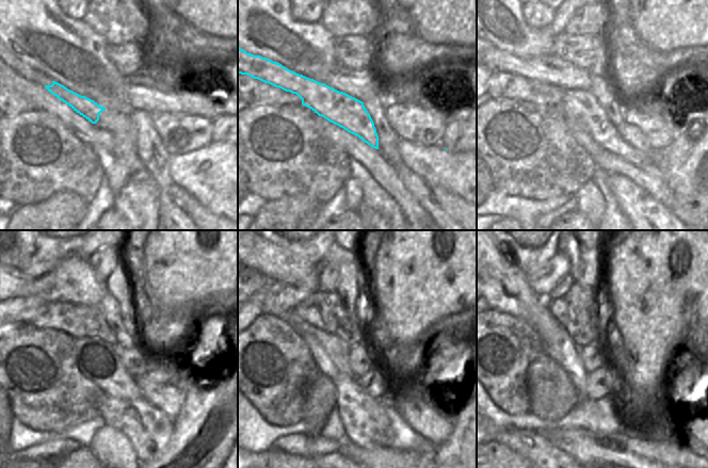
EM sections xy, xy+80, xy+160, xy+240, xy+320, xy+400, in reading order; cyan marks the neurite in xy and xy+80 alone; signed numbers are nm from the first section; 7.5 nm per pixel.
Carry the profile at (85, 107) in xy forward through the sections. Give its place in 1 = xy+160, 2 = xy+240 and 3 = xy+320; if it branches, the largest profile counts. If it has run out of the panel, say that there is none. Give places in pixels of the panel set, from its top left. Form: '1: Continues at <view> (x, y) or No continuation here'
1: Continues at xy+160 (693, 176)
2: Continues at xy+240 (208, 422)
3: Continues at xy+320 (436, 425)

